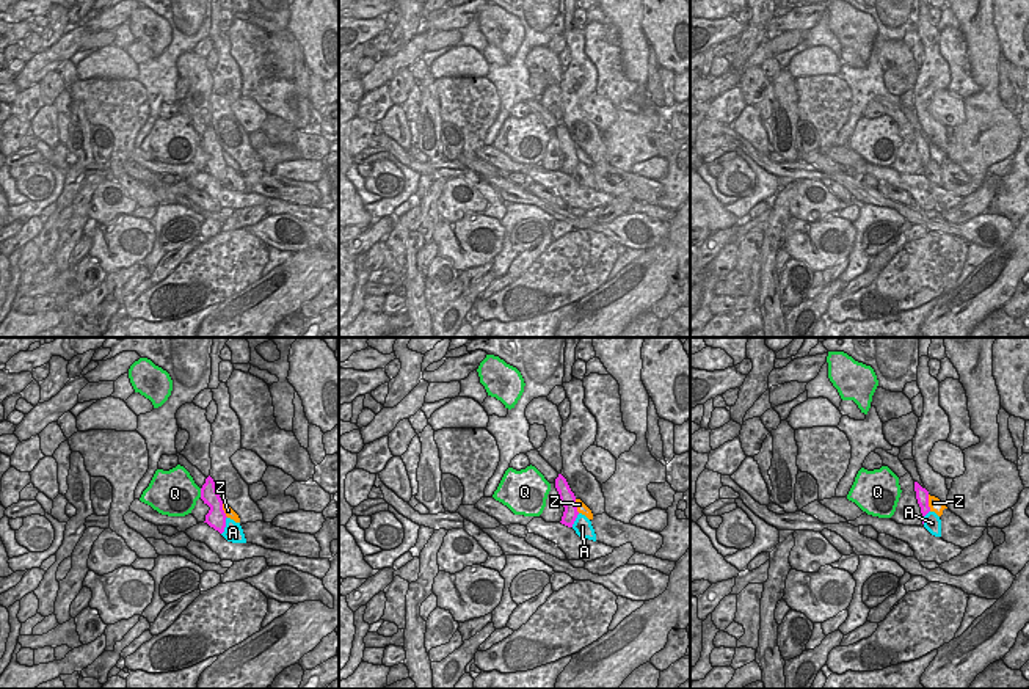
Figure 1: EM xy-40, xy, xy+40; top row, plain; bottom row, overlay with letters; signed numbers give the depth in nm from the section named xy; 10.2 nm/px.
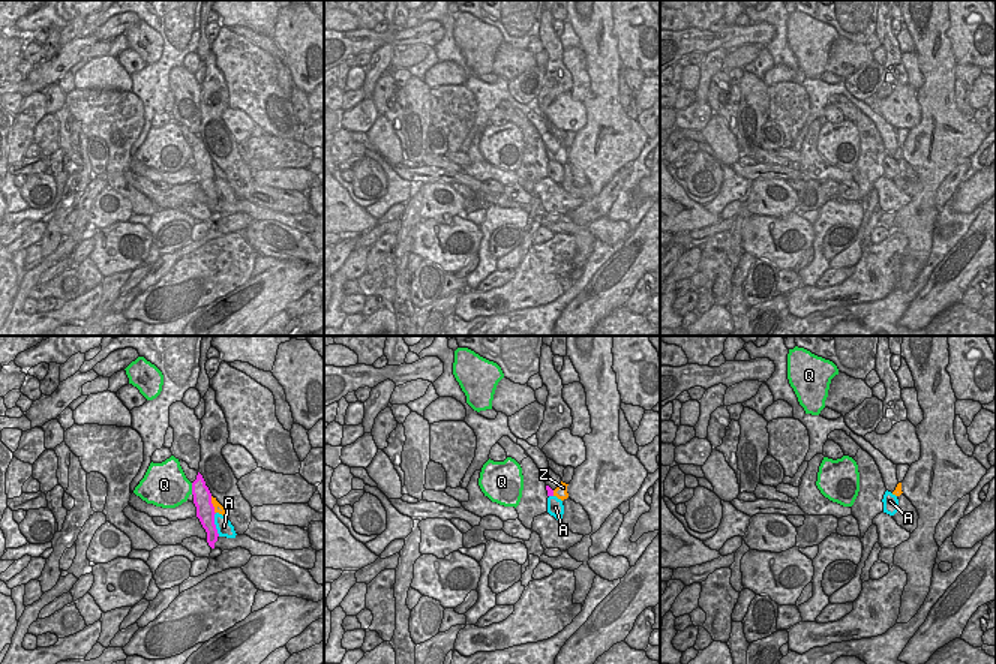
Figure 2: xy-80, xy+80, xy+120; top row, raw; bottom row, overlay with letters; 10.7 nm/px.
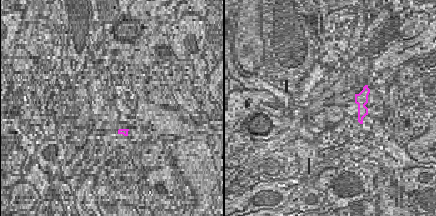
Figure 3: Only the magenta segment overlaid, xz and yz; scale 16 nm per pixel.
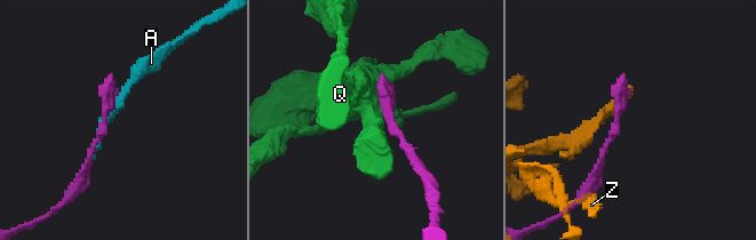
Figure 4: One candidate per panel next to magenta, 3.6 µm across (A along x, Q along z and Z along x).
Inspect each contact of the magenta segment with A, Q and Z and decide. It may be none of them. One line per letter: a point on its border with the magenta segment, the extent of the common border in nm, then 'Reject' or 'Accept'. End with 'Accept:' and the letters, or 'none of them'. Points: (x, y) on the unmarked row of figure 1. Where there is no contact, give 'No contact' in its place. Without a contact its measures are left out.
A: Touches magenta at xy-40 (225, 174). Shared border 200 nm. Accept
Q: Touches magenta at xy-40 (201, 142). Shared border 100 nm. Reject
Z: Touches magenta at xy+40 (927, 151). Shared border 180 nm. Reject
Accept: A.

